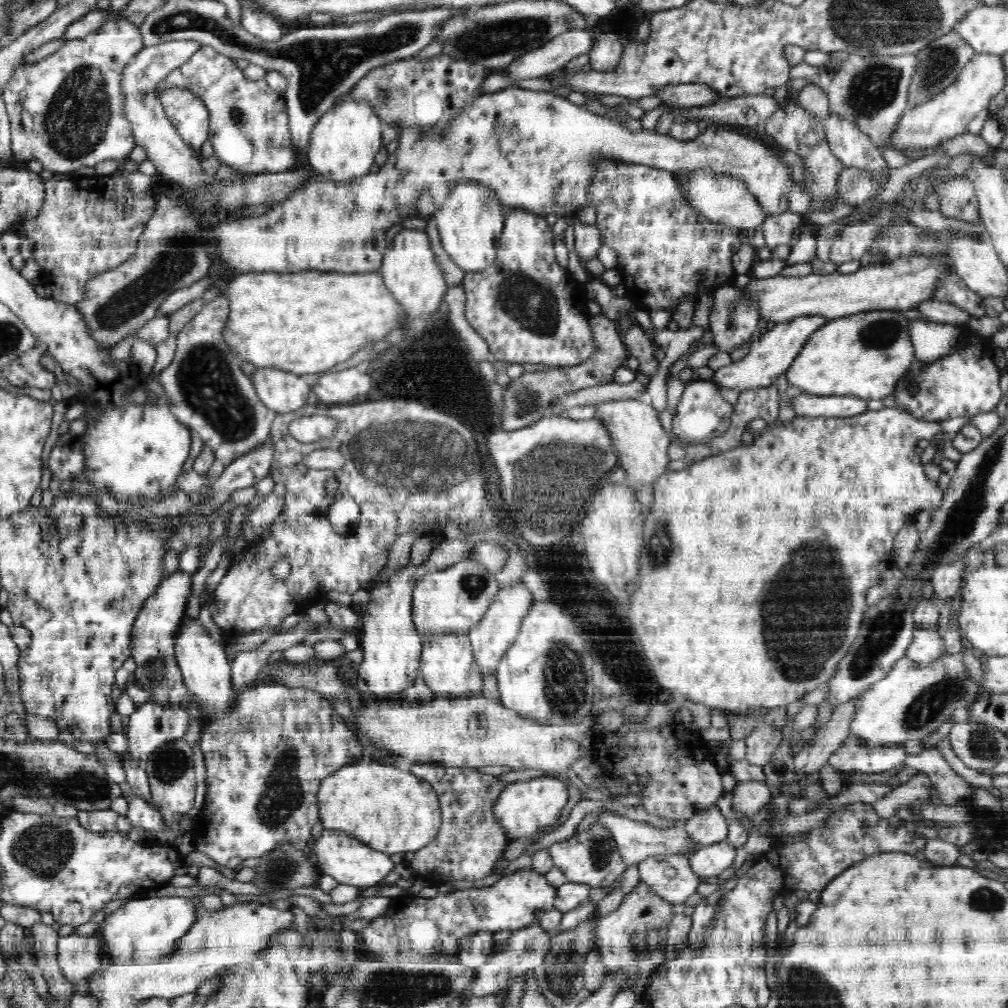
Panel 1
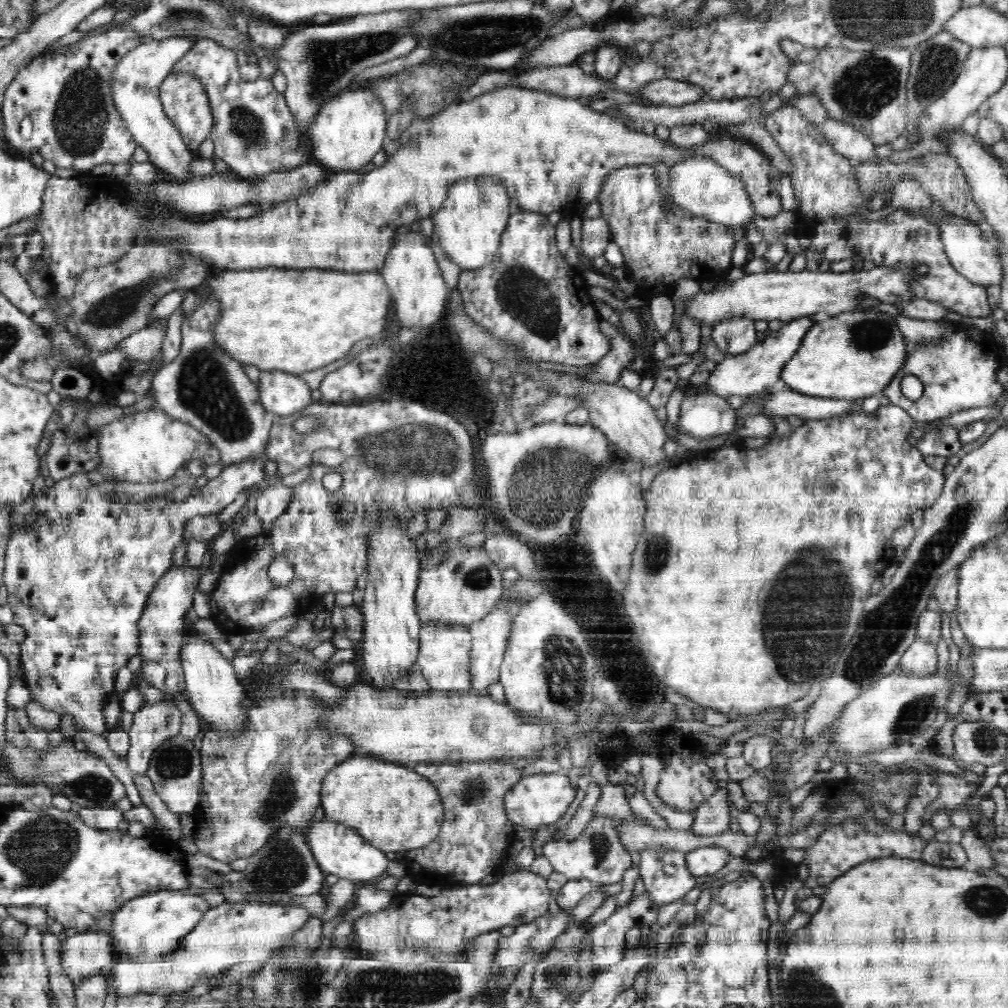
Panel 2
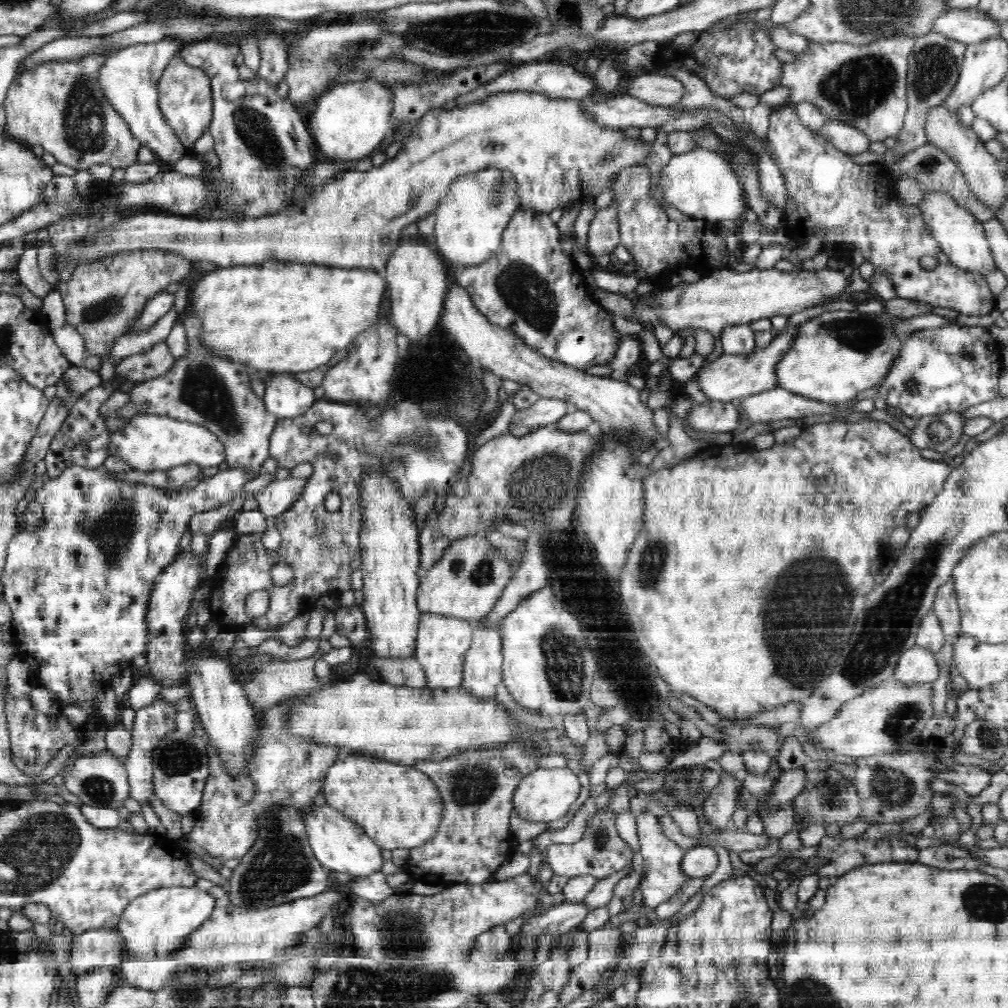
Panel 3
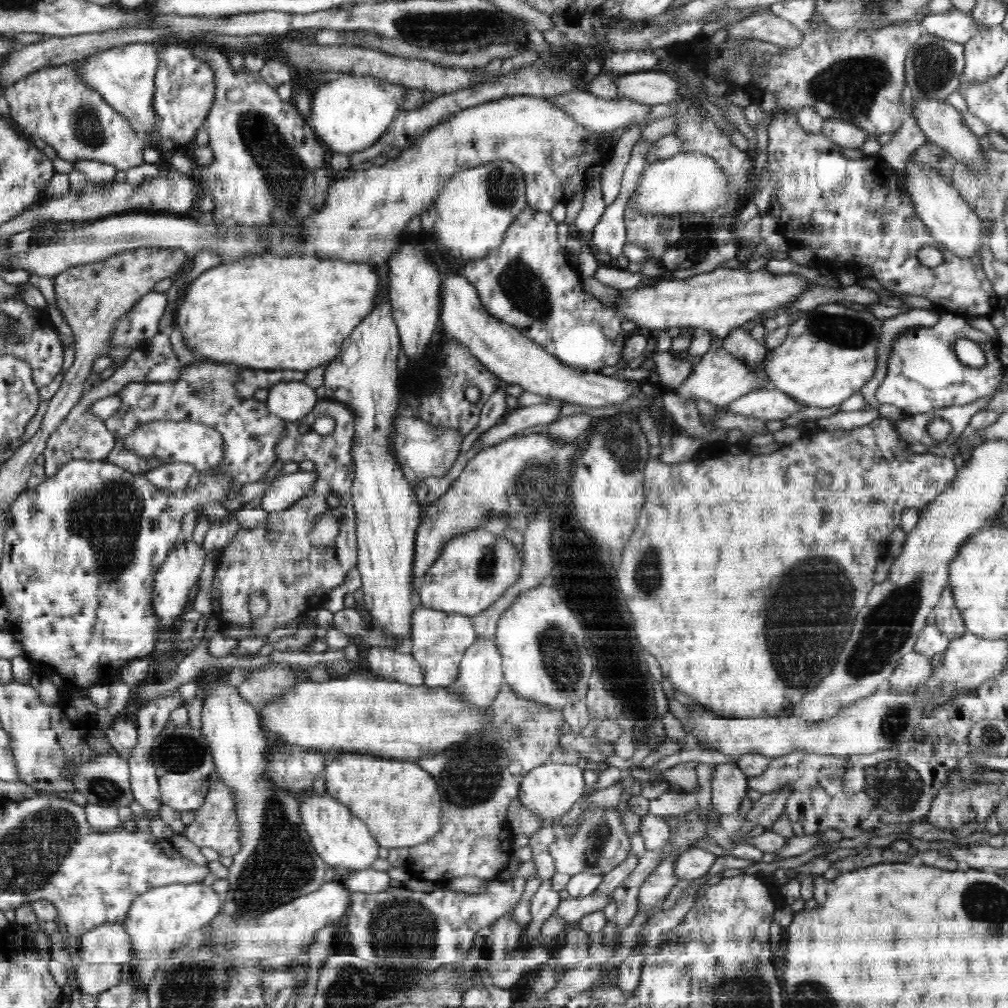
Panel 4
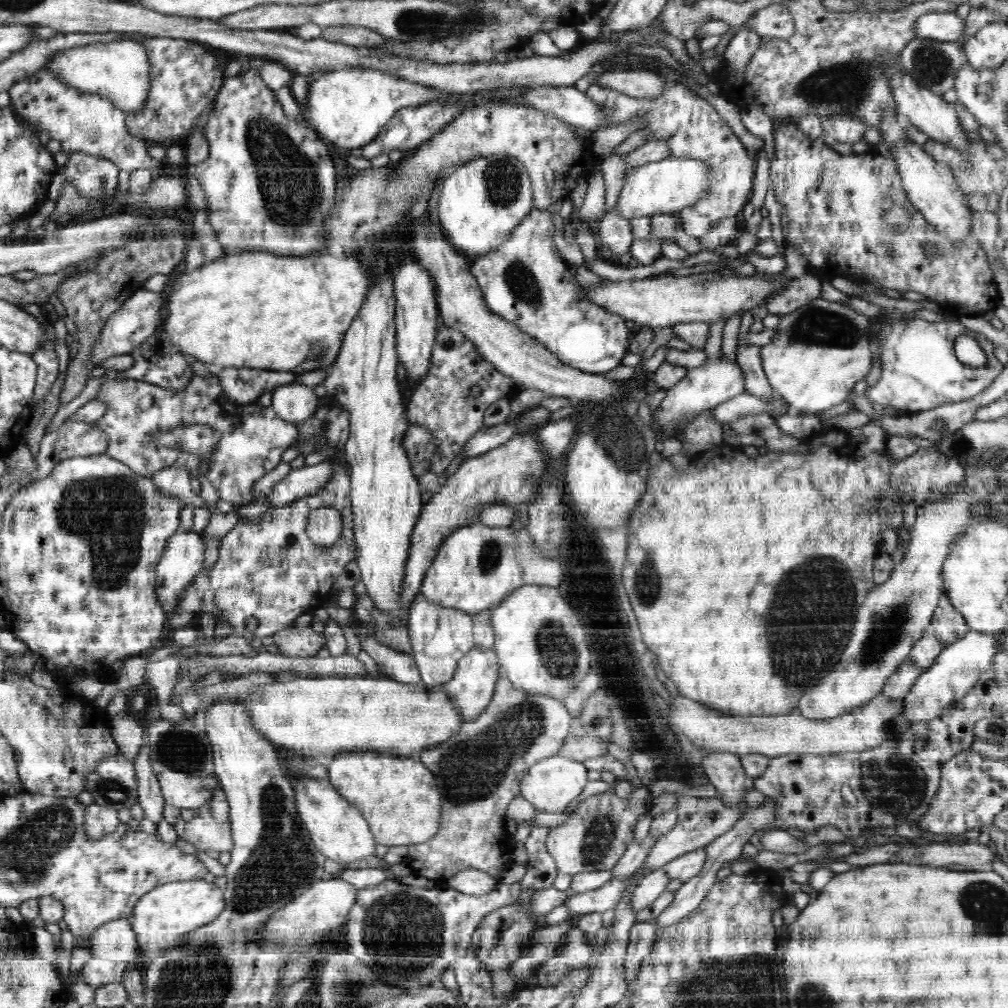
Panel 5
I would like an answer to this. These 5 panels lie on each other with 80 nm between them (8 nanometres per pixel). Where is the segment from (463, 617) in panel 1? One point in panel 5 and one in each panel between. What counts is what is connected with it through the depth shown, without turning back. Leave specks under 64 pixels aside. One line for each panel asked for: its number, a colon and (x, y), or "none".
2: (461, 590)
3: (471, 576)
4: (476, 568)
5: (477, 566)

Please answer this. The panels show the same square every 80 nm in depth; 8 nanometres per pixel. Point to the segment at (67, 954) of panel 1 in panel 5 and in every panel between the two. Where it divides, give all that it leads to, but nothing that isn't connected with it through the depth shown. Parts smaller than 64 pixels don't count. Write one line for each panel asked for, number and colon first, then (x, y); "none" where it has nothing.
2: (84, 954)
3: (101, 947)
4: (108, 943)
5: (116, 942)

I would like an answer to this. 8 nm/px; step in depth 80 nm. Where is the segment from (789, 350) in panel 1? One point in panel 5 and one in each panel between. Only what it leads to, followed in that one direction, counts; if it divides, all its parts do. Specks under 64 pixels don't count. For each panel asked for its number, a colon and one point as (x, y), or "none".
2: (756, 371)
3: (730, 376)
4: (718, 377)
5: (717, 380)

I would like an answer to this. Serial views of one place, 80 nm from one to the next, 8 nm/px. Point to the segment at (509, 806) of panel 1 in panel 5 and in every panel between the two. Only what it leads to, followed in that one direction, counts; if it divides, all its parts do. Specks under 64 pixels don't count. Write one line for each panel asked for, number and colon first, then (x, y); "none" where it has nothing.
2: (539, 799)
3: (546, 794)
4: (549, 790)
5: (551, 785)

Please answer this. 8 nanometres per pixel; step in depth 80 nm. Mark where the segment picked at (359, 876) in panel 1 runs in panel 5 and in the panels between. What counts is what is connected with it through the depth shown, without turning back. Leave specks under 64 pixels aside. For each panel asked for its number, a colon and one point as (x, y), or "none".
2: (339, 850)
3: (340, 845)
4: (340, 838)
5: (338, 829)

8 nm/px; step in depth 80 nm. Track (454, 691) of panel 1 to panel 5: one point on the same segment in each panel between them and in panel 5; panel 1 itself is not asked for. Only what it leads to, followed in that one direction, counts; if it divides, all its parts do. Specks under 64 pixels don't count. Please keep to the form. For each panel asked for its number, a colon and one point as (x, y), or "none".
2: (444, 653)
3: (442, 641)
4: (440, 639)
5: (440, 637)

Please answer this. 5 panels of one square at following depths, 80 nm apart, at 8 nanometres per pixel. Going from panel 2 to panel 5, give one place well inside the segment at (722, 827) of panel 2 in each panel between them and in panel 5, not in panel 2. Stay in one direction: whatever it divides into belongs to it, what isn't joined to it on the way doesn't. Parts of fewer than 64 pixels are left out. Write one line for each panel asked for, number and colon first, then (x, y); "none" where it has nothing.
3: (718, 807)
4: (729, 785)
5: (725, 771)

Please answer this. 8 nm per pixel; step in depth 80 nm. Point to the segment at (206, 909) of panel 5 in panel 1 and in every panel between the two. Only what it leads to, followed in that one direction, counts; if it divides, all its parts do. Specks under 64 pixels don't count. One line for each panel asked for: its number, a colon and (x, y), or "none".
1: (156, 924)
2: (153, 924)
3: (161, 920)
4: (159, 919)

